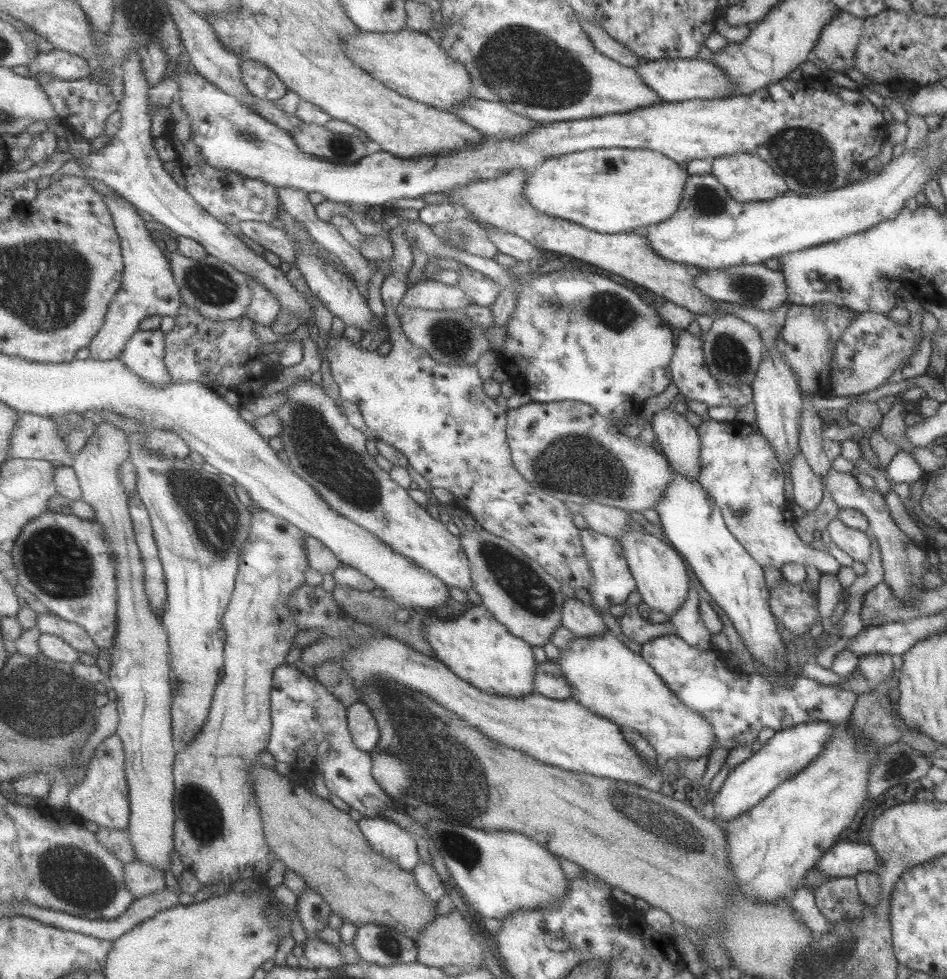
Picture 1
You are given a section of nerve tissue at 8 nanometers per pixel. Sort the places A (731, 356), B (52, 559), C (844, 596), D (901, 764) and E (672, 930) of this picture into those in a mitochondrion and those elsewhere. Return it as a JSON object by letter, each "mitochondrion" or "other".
{"A":"mitochondrion","B":"mitochondrion","C":"other","D":"mitochondrion","E":"other"}

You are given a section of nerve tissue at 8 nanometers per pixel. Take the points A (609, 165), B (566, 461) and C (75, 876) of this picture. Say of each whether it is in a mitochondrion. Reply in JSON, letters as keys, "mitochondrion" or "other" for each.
{"A":"mitochondrion","B":"mitochondrion","C":"mitochondrion"}

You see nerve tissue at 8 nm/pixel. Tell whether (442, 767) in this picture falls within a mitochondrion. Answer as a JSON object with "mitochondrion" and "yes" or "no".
{"mitochondrion":"yes"}

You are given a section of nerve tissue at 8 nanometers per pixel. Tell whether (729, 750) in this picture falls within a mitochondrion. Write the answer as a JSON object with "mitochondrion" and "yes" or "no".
{"mitochondrion":"no"}

